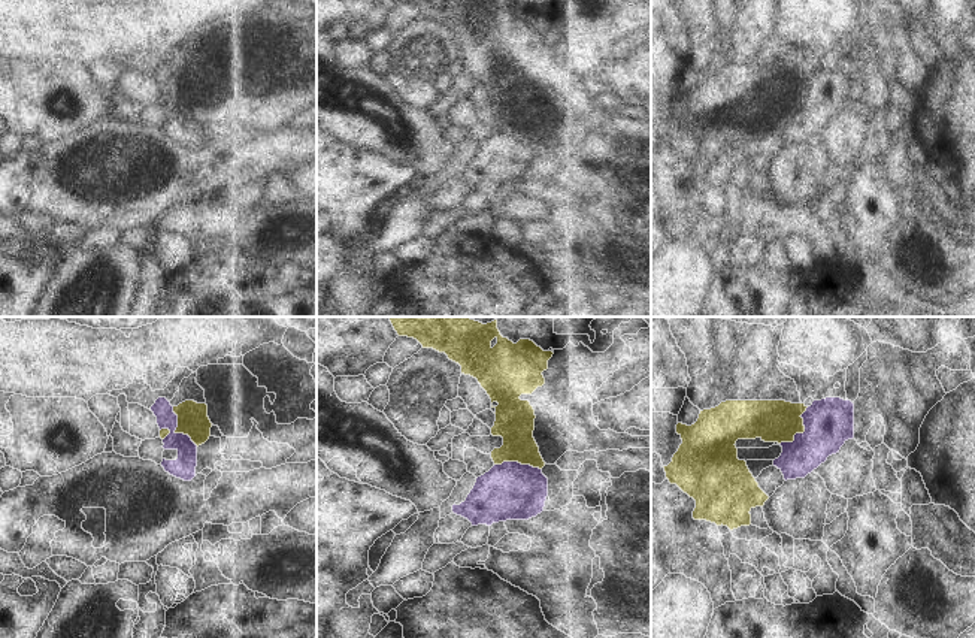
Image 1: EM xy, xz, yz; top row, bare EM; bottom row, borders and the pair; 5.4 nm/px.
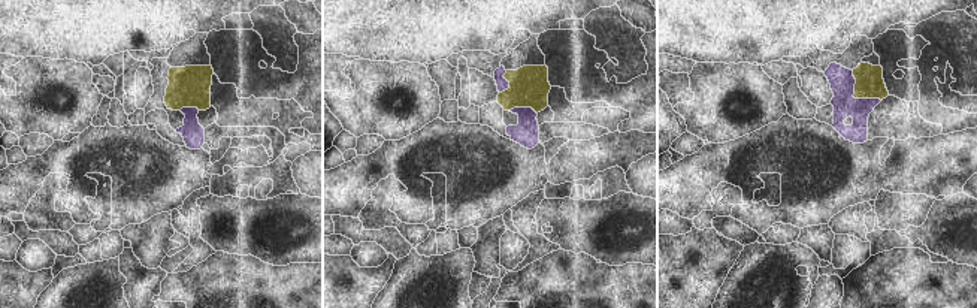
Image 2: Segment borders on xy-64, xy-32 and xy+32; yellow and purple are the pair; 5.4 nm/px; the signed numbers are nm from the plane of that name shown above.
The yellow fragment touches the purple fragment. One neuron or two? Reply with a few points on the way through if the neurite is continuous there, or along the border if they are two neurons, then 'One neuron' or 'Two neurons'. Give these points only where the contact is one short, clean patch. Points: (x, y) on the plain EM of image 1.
Boundary: yz (808, 72), (801, 81), (804, 96), (792, 106), (780, 109). Two neurons

